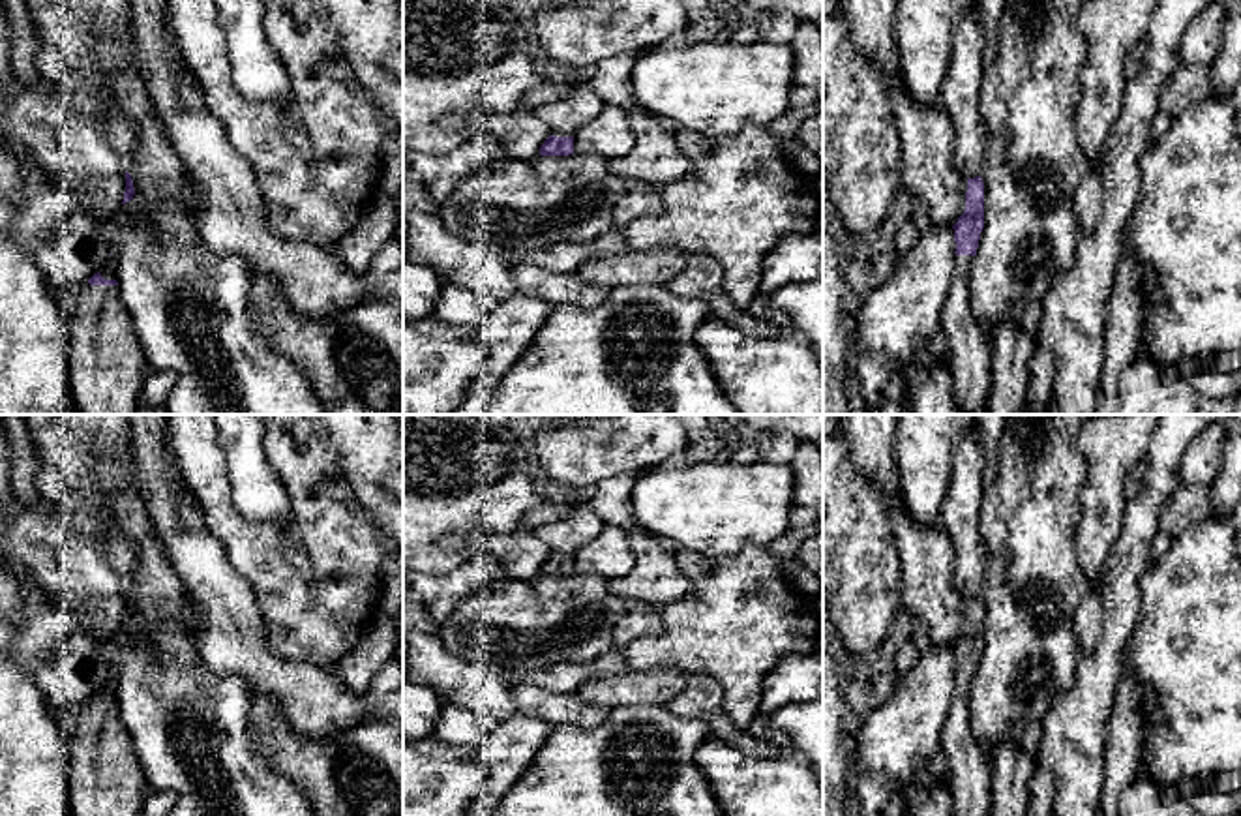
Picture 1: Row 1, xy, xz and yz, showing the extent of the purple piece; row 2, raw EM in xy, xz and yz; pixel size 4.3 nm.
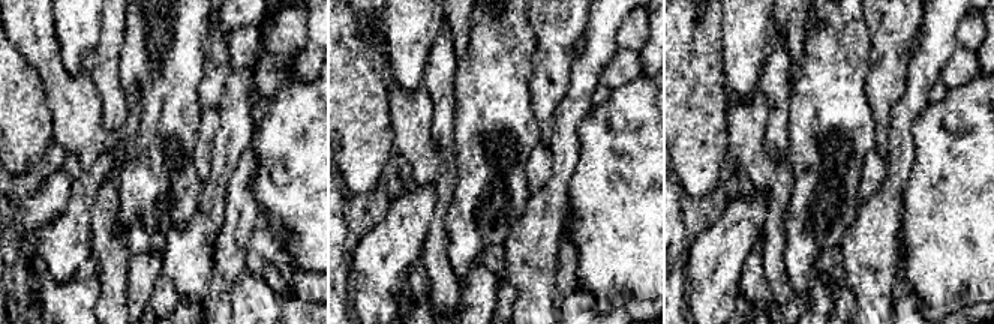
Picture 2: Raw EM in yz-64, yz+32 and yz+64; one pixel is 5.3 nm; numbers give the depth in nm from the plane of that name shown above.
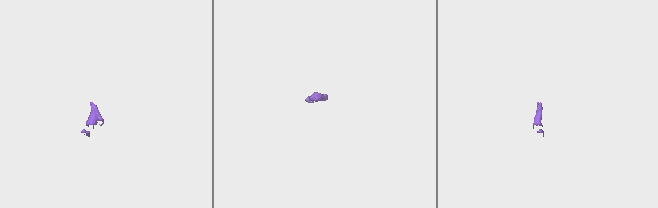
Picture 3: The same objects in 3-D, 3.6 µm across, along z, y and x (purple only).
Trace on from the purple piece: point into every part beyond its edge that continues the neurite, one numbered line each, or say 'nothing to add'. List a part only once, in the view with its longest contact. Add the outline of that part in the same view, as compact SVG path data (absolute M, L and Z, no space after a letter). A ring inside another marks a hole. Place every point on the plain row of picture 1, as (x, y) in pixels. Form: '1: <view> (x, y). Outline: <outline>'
1: yz (927, 556). Outline: M842 415L842 424L853 467L890 503L902 608L928 627L932 645L954 645L967 612L967 598L954 585L954 544L943 523L920 527L905 508L896 465L898 415Z

